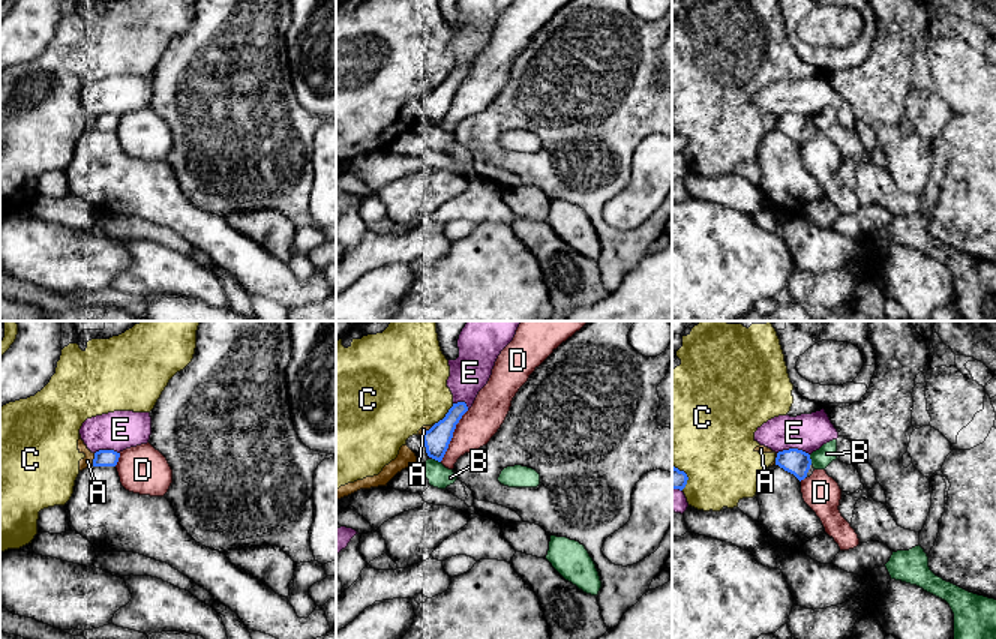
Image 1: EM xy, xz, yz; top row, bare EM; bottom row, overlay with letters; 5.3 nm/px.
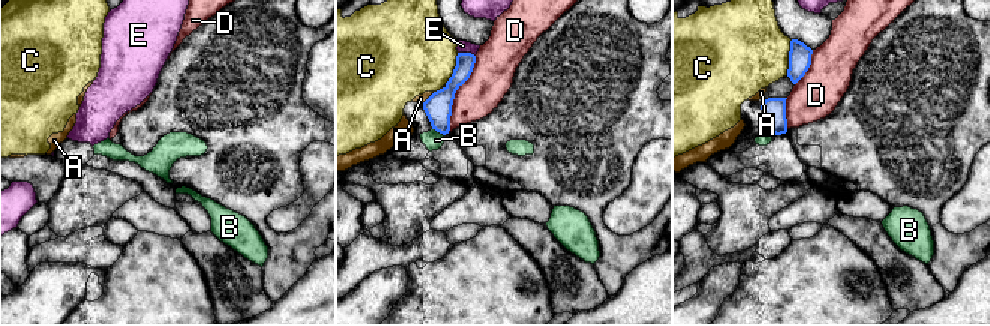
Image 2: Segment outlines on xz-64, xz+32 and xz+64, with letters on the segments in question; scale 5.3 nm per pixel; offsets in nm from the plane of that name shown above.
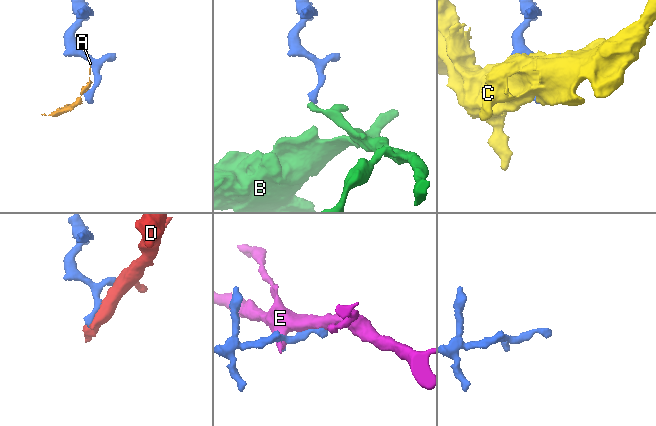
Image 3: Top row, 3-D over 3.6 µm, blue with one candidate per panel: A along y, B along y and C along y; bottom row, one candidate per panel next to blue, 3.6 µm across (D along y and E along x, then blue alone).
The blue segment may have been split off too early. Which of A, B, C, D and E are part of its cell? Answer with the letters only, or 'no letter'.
no letter

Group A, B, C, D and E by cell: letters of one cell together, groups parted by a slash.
A C / B / D / E

